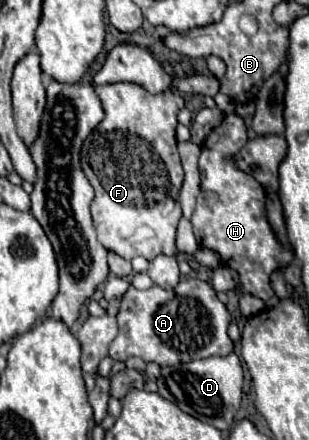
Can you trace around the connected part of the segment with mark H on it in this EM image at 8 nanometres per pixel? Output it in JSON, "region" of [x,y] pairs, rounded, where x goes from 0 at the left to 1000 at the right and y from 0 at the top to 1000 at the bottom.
{"region":[[[735,259],[722,277],[670,309],[650,336],[644,391],[650,391],[650,441],[638,445],[638,473],[618,509],[644,559],[689,564],[709,573],[715,595],[761,609],[780,627],[780,659],[851,682],[883,673],[871,627],[883,614],[948,591],[948,573],[916,564],[864,505],[858,482],[858,432],[851,423],[754,377],[754,350],[799,327],[799,291],[761,259]]]}

